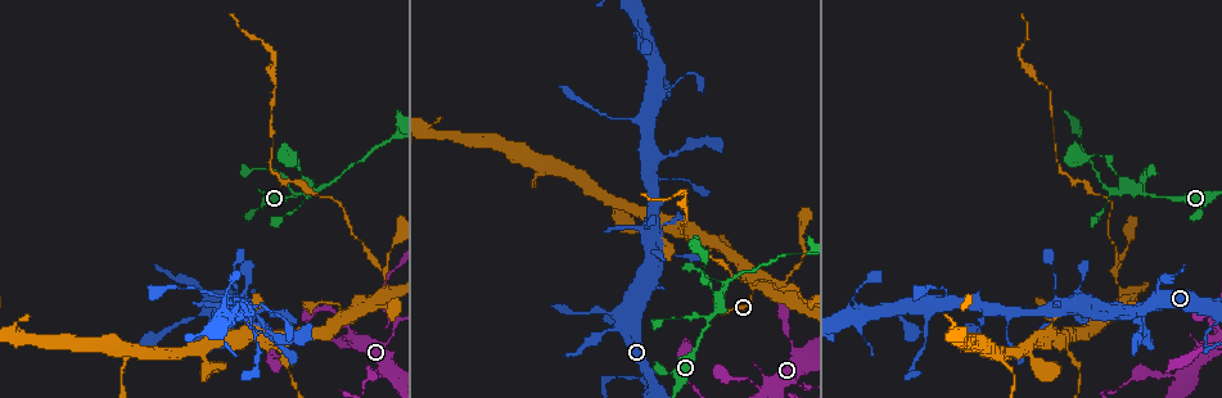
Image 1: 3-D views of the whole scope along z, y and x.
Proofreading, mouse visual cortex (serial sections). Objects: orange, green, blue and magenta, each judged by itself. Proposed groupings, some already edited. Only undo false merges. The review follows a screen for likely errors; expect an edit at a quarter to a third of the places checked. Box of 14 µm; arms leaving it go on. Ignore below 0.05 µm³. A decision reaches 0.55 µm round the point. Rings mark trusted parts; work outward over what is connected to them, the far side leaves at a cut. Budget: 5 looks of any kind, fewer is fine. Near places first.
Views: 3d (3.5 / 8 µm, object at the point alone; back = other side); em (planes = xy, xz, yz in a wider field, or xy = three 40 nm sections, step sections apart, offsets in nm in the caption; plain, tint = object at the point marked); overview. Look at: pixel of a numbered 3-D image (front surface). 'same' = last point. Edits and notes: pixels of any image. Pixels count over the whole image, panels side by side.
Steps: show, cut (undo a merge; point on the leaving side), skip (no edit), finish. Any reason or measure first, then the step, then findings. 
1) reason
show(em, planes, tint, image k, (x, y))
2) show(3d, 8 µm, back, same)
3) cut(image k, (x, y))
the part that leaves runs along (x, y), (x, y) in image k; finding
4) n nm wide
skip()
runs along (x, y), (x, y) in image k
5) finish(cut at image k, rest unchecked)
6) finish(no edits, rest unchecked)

sudden change in width
show(3d, 3.5 µm, image 1, (642, 383))

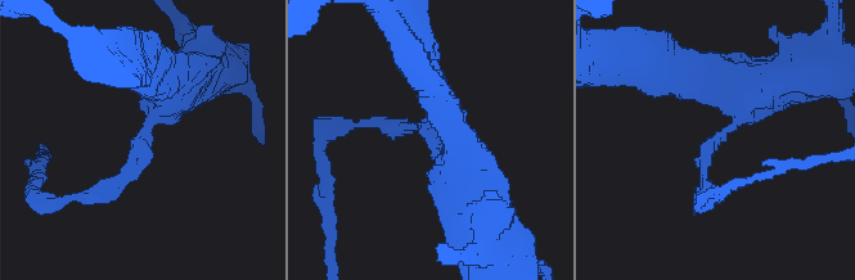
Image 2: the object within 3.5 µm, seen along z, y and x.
arms of 150, 450 nm
show(em, xy, step 1, tint, image 2, (433, 147))

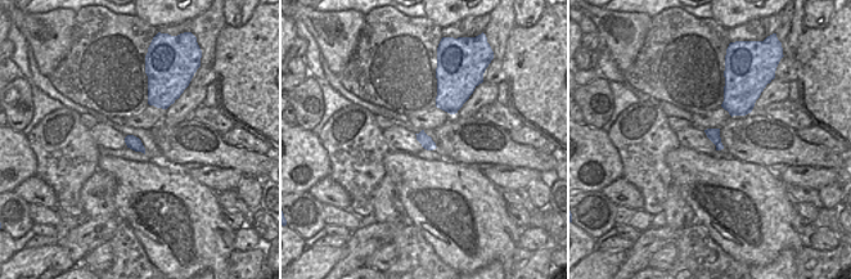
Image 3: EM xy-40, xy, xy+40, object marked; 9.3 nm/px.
skip()
runs along (166, 70), (170, 94), (135, 168), (107, 192) in image 2; all the same cell

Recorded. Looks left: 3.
thin neck
show(3d, 3.5 µm, image 1, (1163, 374))

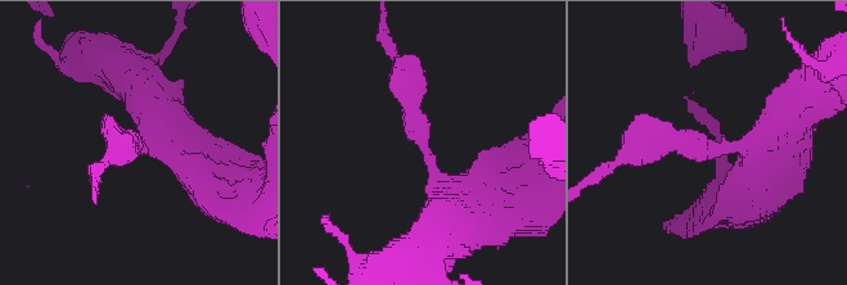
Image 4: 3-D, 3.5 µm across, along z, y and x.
arms of 300, 350 nm; now the EM
show(em, xy, step 3, tint, image 4, (713, 148))

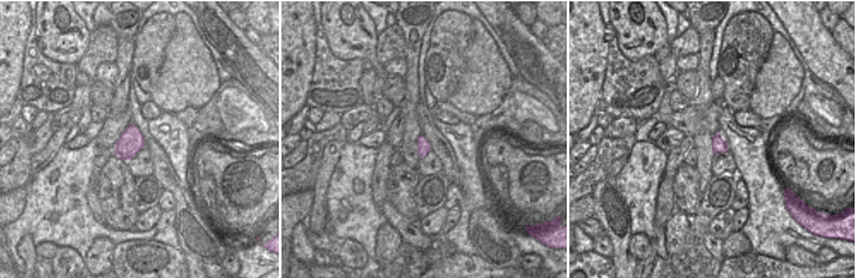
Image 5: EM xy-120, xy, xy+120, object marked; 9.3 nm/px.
cut(image 4, (681, 150))
the part that leaves runs along (717, 148), (648, 144), (608, 168) in image 4; a second cell is stuck on

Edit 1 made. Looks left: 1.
finish(cut at image 4, rest unchecked)

